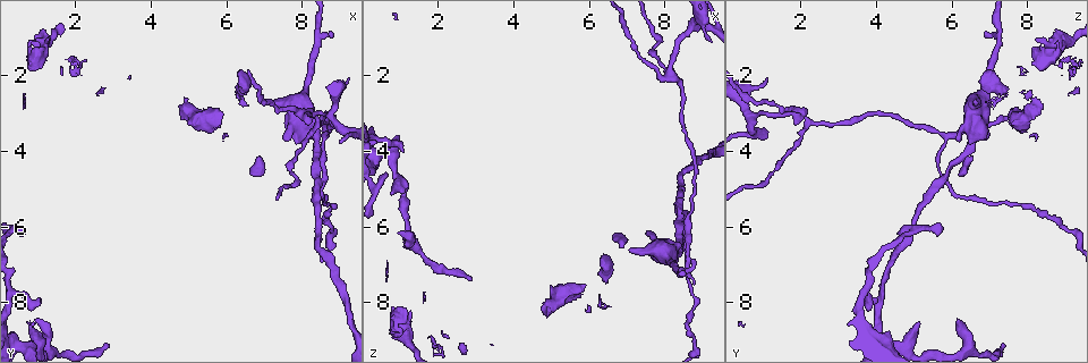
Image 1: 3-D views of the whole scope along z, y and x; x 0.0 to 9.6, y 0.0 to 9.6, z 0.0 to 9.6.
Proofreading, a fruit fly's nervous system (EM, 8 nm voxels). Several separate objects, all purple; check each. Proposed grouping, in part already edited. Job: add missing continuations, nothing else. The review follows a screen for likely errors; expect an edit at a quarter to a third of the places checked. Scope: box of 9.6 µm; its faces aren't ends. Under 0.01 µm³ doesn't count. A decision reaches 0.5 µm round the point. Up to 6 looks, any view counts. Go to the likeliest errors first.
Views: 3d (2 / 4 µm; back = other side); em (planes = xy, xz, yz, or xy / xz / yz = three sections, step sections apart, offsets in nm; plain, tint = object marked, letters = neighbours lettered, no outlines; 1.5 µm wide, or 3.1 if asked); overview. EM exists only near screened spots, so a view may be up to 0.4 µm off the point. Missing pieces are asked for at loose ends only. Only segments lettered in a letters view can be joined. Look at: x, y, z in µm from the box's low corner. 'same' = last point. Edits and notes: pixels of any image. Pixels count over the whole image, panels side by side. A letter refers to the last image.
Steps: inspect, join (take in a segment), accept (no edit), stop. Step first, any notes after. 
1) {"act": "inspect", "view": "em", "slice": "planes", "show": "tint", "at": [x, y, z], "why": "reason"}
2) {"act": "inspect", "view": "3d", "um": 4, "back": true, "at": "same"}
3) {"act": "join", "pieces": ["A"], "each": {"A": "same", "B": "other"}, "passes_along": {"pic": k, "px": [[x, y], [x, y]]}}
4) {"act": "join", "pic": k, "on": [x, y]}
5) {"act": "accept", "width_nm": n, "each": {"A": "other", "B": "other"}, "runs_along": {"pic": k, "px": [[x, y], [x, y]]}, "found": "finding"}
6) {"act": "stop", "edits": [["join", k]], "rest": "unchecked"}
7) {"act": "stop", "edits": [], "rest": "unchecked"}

{"act": "inspect", "view": "em", "slice": "planes", "show": "letters", "at": [2.85, 9.05, 7.35], "why": "branch stops here"}

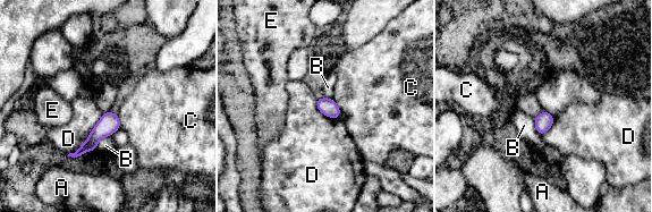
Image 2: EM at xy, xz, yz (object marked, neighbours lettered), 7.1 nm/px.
{"act": "accept", "longest_contact_nm": ["D", 400], "each": {"A": "other", "B": "other", "C": "other", "D": "other", "E": "other"}, "border": {"pic": 2, "px": [[331, 99], [338, 107], [340, 117]]}, "found": "no lettered segment goes on from it"}

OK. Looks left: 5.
{"act": "inspect", "view": "3d", "um": 4, "at": [1.05, 8.00, 3.95], "why": "thin end"}

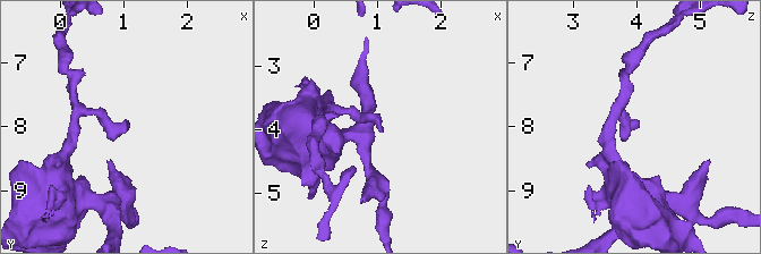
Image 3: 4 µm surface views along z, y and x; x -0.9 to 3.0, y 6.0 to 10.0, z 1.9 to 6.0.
{"act": "inspect", "view": "em", "slice": "planes", "show": "letters", "at": [1.10, 8.00, 4.05], "why": "shape alone is not enough"}

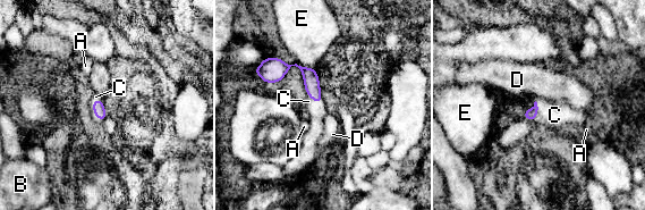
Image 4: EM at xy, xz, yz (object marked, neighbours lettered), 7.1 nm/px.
{"act": "join", "pieces": ["C"], "each": {"A": "other", "B": "other", "C": "same", "D": "other", "E": "other"}, "found": "the neuron continues"}

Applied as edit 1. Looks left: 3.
{"act": "inspect", "view": "overview"}

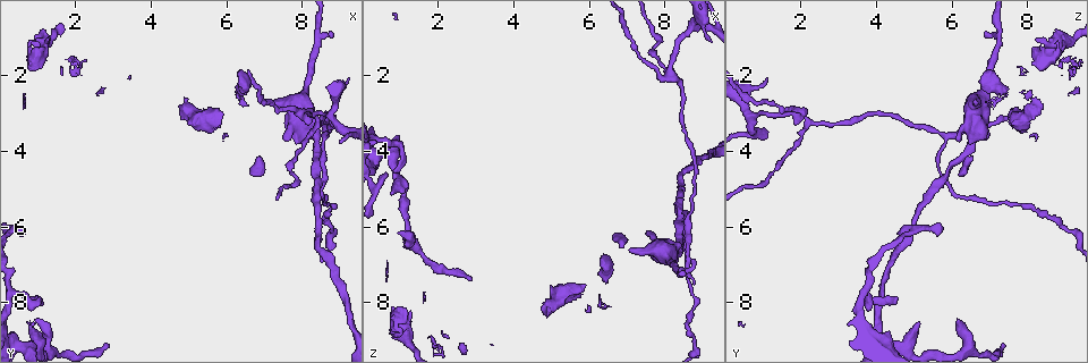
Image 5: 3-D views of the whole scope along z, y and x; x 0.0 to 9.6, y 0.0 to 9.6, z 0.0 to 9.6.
{"act": "inspect", "view": "em", "slice": "planes", "show": "letters", "at": [8.75, 3.15, 7.50], "why": "tapers out"}

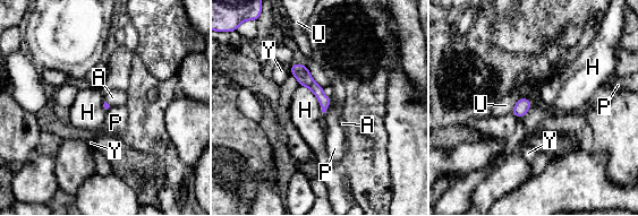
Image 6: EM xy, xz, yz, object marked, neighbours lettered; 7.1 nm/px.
{"act": "accept", "each": {"A": "other", "H": "other", "P": "other", "U": "other", "Y": "other"}, "border": {"pic": 6, "px": [[300, 85], [313, 93], [323, 113]]}, "found": "no lettered segment goes on from it"}

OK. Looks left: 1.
{"act": "stop", "edits": [["join", 4]], "rest": "unchecked"}

